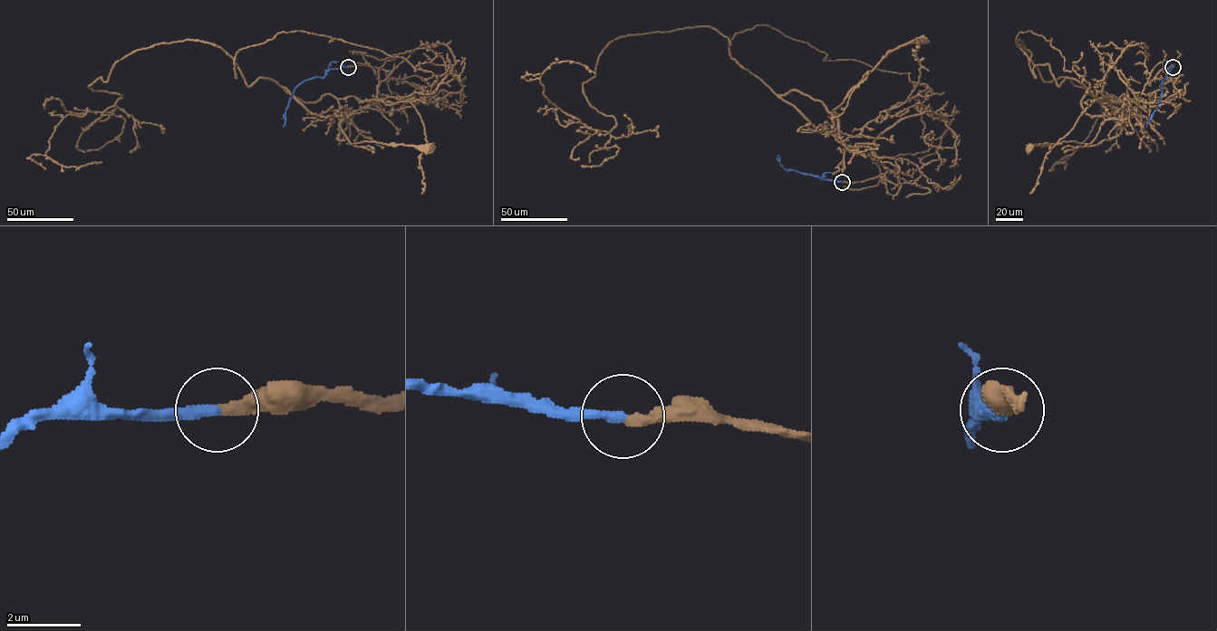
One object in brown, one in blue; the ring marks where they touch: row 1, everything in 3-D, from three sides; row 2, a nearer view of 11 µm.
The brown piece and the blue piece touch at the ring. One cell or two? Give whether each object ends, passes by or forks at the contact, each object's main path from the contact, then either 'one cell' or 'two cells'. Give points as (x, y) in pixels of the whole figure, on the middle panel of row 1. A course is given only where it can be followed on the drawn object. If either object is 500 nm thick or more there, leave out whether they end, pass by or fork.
brown ends; blue ends; course brown (842, 182), (863, 182), (887, 170), (874, 158), (869, 146), (845, 144), (833, 109), (889, 52), (921, 40); course blue (842, 182), (787, 171), (780, 164), (777, 156); one cell

